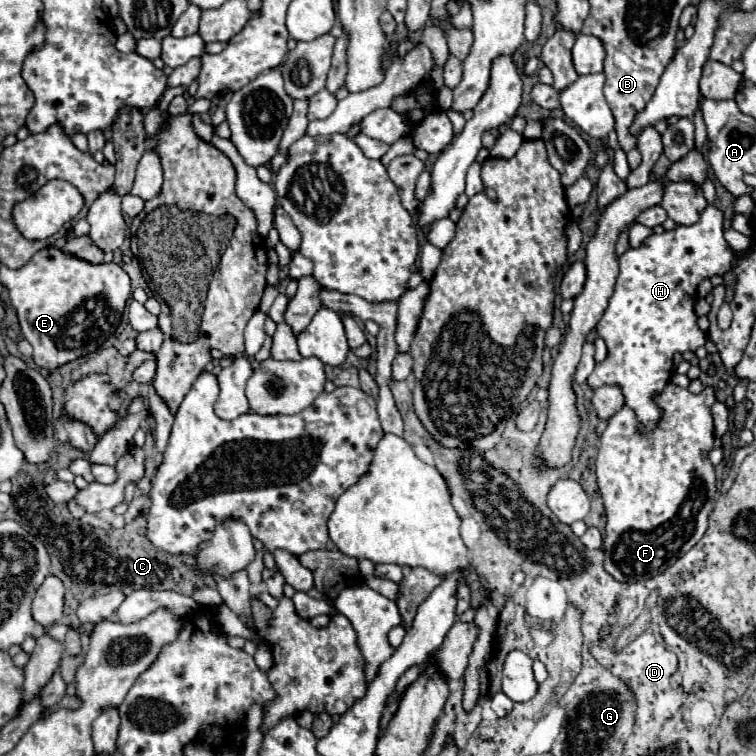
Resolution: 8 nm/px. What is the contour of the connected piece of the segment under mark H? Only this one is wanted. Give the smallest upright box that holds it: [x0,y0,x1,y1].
[587,206,733,430]

